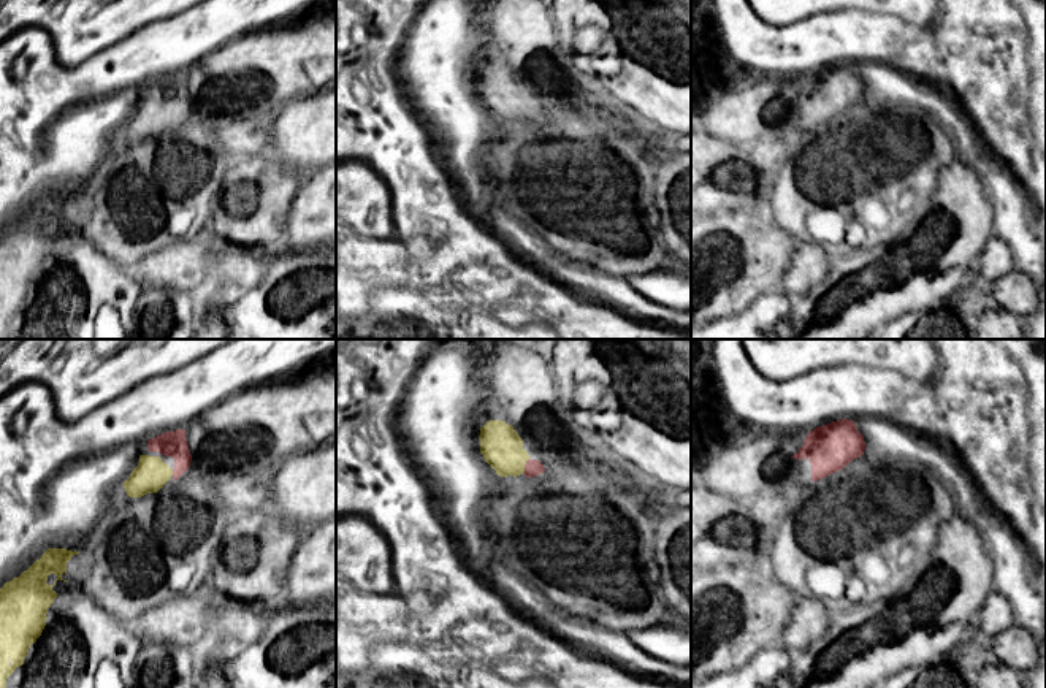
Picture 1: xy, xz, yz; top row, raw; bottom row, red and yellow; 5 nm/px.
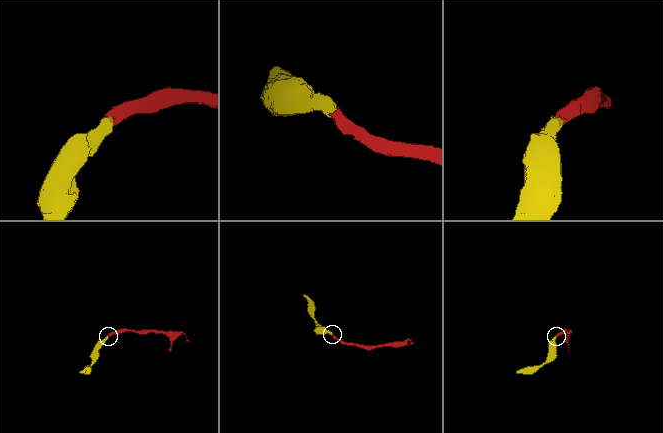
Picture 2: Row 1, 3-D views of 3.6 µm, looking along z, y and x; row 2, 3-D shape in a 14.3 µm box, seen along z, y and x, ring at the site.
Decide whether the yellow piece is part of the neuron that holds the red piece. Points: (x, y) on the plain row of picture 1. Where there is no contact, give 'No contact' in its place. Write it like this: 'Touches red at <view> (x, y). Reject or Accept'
Touches red at xz (525, 111). Accept

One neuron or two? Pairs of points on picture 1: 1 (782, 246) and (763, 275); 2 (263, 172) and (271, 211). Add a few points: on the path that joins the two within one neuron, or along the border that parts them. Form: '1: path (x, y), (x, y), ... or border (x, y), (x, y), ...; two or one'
1: path (775, 252), (763, 268); one
2: path (271, 181), (271, 202); one

